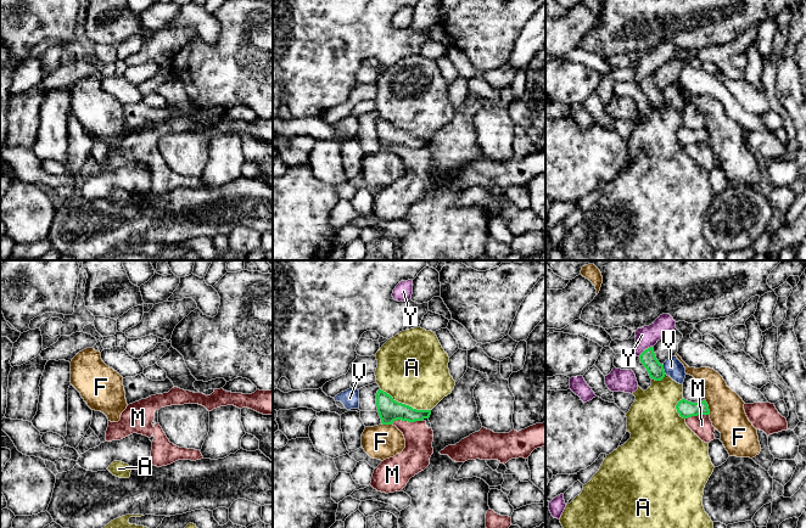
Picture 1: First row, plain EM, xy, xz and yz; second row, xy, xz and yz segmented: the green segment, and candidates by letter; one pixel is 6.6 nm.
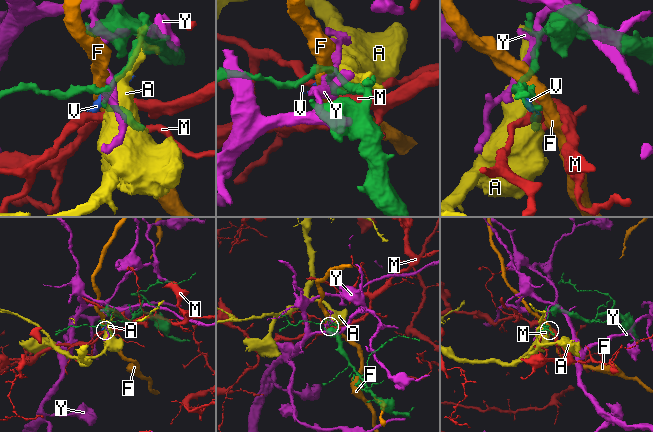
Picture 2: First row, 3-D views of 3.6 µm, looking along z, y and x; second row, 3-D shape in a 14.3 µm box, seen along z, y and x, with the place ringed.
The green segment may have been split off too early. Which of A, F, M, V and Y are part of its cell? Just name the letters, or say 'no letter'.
no letter

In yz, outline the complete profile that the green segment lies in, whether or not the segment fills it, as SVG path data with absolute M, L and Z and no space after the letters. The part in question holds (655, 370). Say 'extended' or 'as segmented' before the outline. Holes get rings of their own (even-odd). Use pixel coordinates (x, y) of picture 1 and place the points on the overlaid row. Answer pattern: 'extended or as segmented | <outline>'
as segmented | M653 347L645 349L639 355L639 359L643 366L647 369L650 378L655 381L661 381L665 377L666 373L664 370L664 365L660 364L659 360L656 359Z

